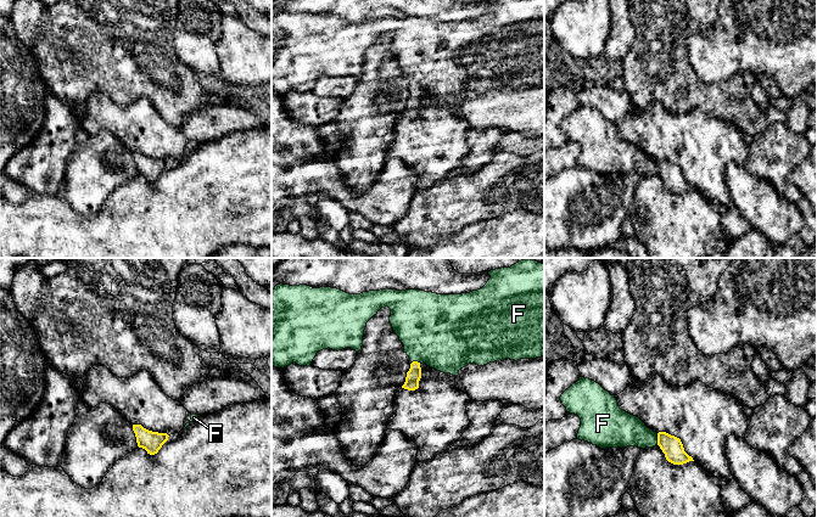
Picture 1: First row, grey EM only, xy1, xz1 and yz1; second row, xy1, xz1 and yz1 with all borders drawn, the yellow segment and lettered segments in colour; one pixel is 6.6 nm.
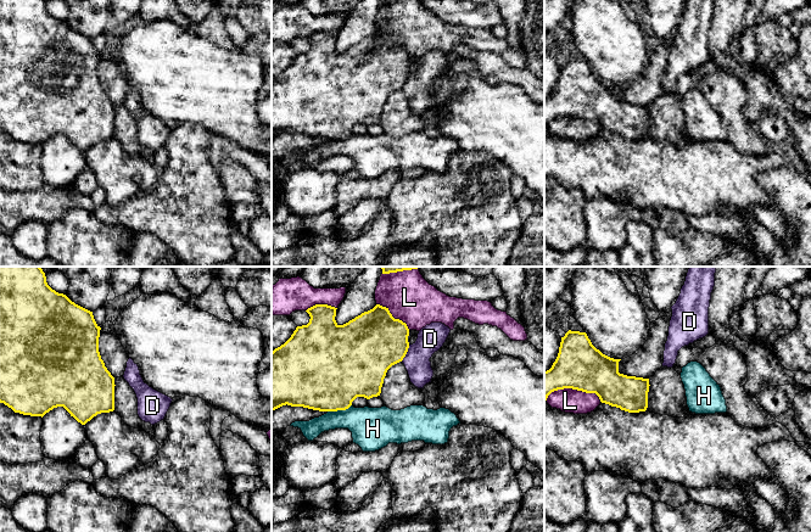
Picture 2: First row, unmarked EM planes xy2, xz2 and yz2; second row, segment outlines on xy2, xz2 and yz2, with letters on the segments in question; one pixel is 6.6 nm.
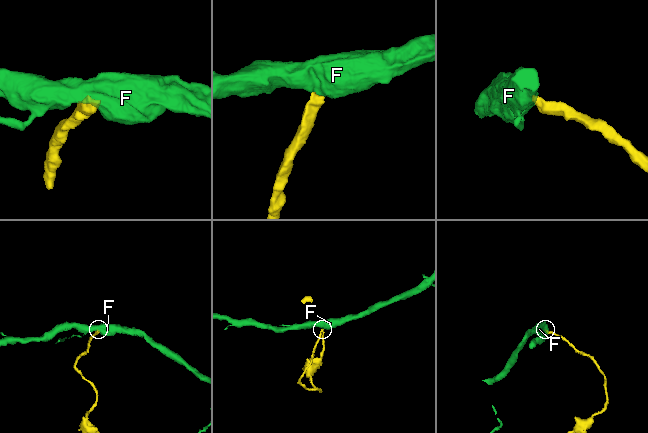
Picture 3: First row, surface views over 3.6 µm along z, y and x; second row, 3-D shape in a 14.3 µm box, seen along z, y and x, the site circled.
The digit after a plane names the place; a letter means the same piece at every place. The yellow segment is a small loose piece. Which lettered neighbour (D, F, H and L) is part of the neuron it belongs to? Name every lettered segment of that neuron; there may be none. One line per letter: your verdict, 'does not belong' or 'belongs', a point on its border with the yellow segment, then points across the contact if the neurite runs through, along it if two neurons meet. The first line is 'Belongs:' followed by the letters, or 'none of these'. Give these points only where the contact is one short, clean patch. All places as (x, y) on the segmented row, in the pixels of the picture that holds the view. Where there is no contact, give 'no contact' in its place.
Belongs: F
D: does not belong | xz2 (406, 353) | along xz2 (409, 346), (401, 360)
F: belongs | yz1 (658, 439) | across yz1 (672, 448), (665, 440), (658, 439), (621, 430)
H: does not belong | xz2 (339, 409)
L: does not belong | yz2 (574, 388)

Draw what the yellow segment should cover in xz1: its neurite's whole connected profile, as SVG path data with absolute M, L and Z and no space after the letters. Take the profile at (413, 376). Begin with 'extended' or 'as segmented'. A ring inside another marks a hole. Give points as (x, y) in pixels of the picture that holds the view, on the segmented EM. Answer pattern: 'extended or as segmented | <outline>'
extended | M524 259L510 268L491 270L488 275L491 279L482 288L461 294L437 294L420 290L380 290L349 294L331 287L276 285L272 291L272 367L284 369L292 363L309 366L317 353L328 348L359 352L366 322L385 307L391 309L390 324L412 361L402 386L408 390L419 388L421 364L458 376L459 370L469 364L483 366L505 359L517 361L544 356L544 264Z

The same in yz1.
extended | M580 377L580 380L567 388L560 397L566 411L581 418L581 427L577 439L588 442L600 449L638 446L642 449L659 445L668 462L683 465L694 461L683 448L679 438L666 432L654 432L637 416L620 409L615 395L611 395L599 383Z

